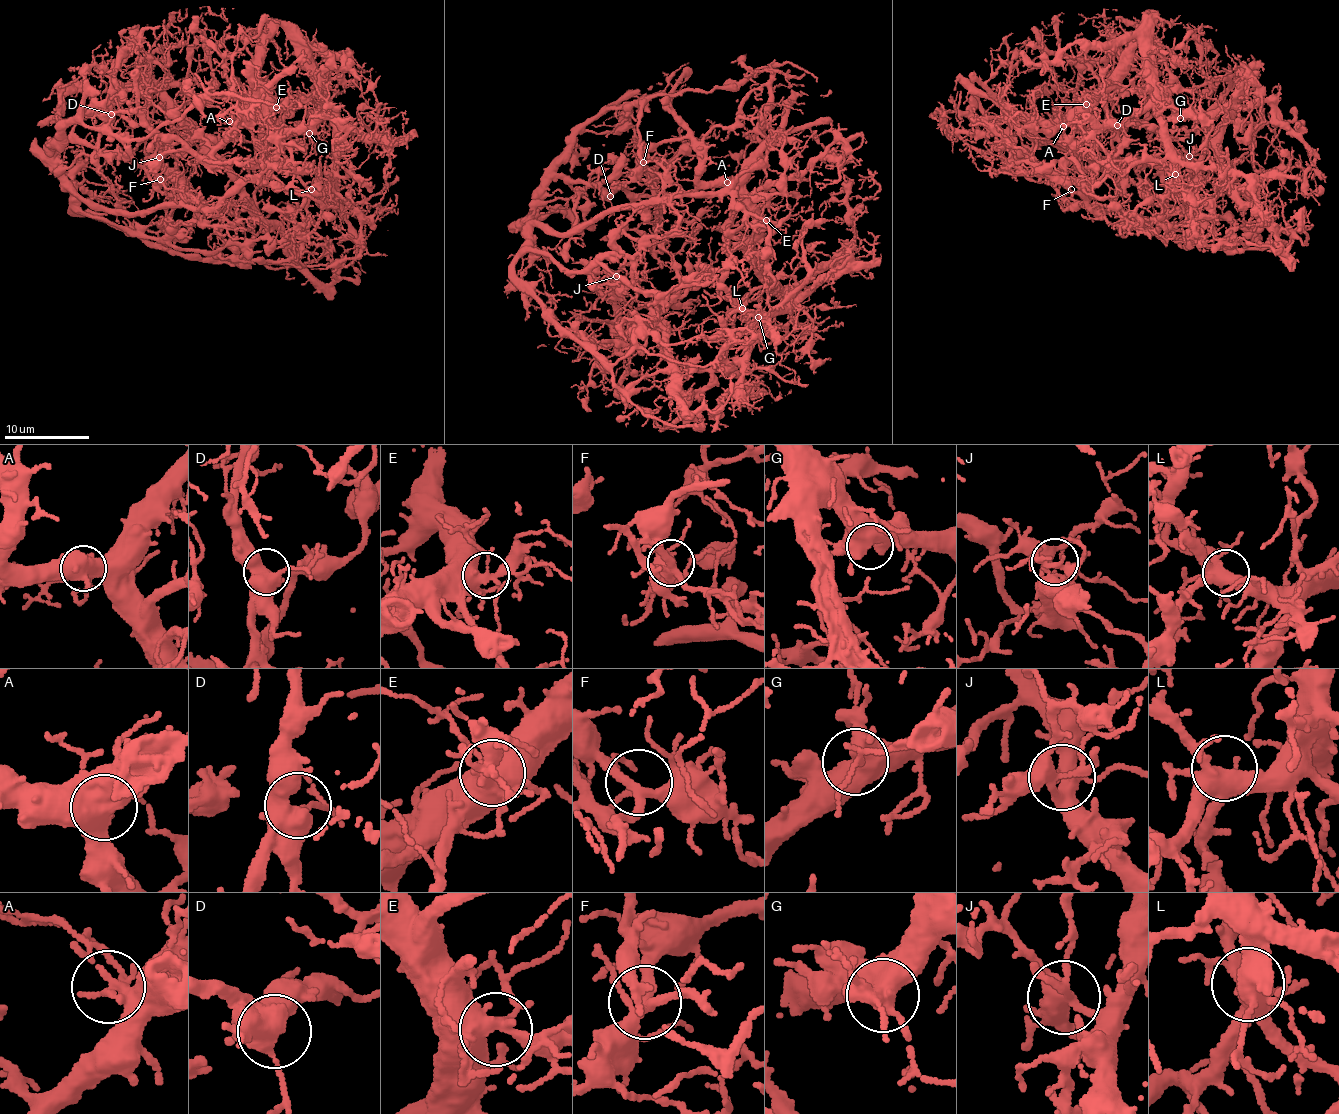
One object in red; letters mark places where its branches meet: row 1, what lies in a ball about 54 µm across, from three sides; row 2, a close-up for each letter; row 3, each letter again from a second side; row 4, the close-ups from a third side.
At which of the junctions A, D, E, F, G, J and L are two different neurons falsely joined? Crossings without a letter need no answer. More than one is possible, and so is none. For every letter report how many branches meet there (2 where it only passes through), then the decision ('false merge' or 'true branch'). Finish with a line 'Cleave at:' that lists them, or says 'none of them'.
A: branches 4; true branch
D: branches 4; true branch
E: branches 4; true branch
F: branches 4; true branch
G: branches 4; true branch
J: branches 5; true branch
L: branches 6; true branch
Cleave at: none of them

